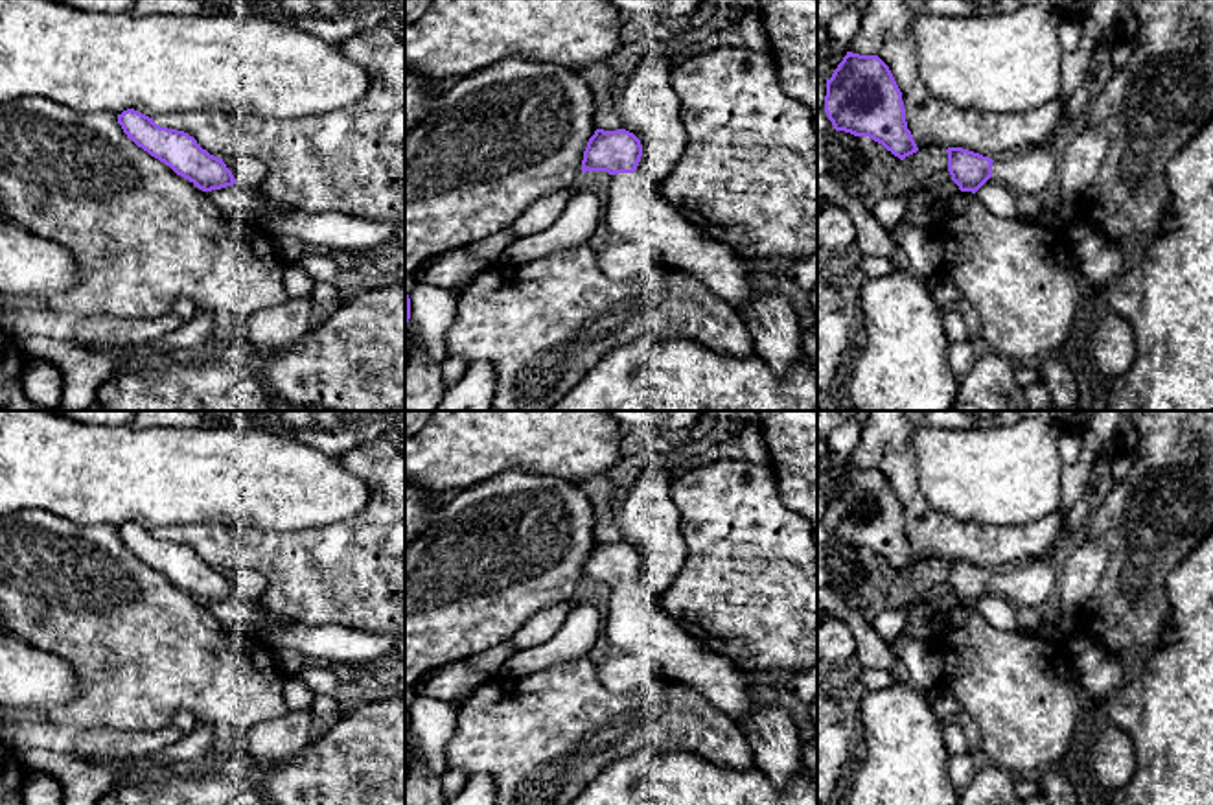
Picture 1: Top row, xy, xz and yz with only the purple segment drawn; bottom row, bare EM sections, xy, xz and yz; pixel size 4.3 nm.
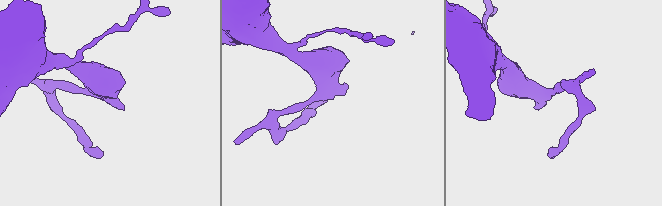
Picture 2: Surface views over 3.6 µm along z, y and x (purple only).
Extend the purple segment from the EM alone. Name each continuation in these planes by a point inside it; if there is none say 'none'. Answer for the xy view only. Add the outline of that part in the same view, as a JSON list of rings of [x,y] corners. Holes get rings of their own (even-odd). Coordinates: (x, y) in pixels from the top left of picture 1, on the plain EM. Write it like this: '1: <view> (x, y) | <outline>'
none

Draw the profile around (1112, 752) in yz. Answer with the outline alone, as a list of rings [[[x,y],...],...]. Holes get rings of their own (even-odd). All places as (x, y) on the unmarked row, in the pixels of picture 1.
[[[1110,724],[1095,735],[1092,742],[1092,772],[1104,788],[1117,790],[1126,785],[1134,776],[1134,768],[1136,752],[1125,729]]]

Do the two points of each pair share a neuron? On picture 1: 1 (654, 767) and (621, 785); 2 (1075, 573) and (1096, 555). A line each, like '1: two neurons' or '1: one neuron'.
1: one neuron
2: one neuron

